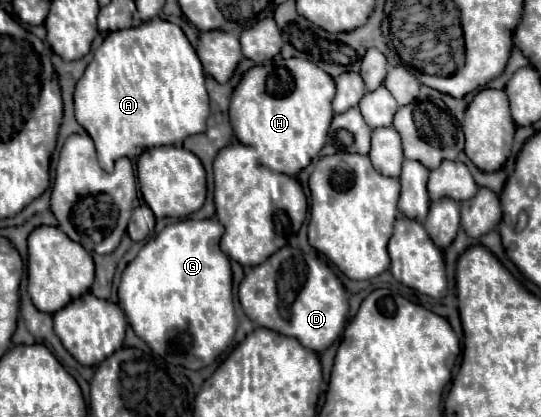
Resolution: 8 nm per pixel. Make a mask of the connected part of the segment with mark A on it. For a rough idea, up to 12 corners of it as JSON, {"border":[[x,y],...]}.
{"border":[[169,20],[111,32],[77,82],[103,170],[205,132],[205,72]]}

